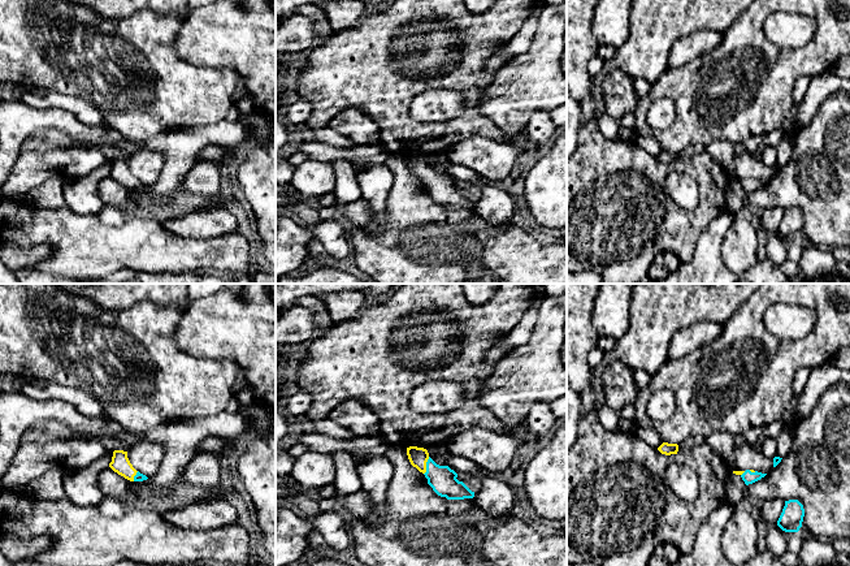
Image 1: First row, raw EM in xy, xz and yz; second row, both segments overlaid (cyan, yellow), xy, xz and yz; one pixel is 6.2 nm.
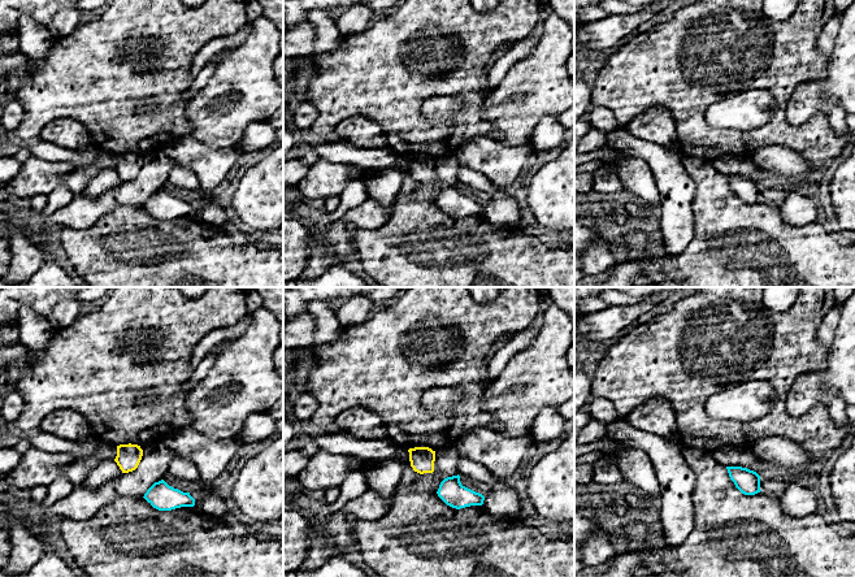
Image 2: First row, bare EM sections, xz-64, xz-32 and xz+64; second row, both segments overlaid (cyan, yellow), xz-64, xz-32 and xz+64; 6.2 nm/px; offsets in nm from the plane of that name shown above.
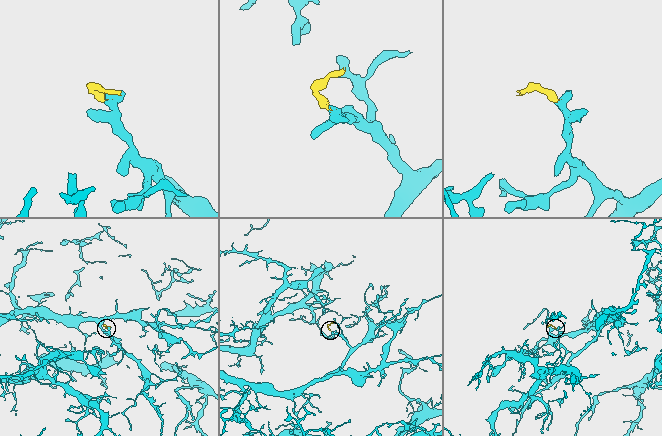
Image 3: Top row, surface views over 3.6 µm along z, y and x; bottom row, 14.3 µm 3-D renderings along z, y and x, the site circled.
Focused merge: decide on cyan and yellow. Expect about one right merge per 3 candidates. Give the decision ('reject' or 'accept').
accept

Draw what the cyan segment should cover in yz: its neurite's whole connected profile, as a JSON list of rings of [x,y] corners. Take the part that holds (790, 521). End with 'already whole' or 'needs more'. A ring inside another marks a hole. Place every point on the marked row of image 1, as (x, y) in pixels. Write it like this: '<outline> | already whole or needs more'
[[[798,500],[785,501],[777,526],[785,532],[798,532],[805,517],[803,505]]] | already whole

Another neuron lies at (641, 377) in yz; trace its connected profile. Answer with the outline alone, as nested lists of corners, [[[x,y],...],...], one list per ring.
[[[634,370],[633,381],[638,389],[643,389],[650,383],[651,375],[643,370]]]

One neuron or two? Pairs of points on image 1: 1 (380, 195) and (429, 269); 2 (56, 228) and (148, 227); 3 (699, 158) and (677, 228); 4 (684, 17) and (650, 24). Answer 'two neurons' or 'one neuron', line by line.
1: two neurons
2: one neuron
3: one neuron
4: one neuron

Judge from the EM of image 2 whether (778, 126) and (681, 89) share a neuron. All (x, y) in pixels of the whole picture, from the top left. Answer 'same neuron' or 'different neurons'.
same neuron

